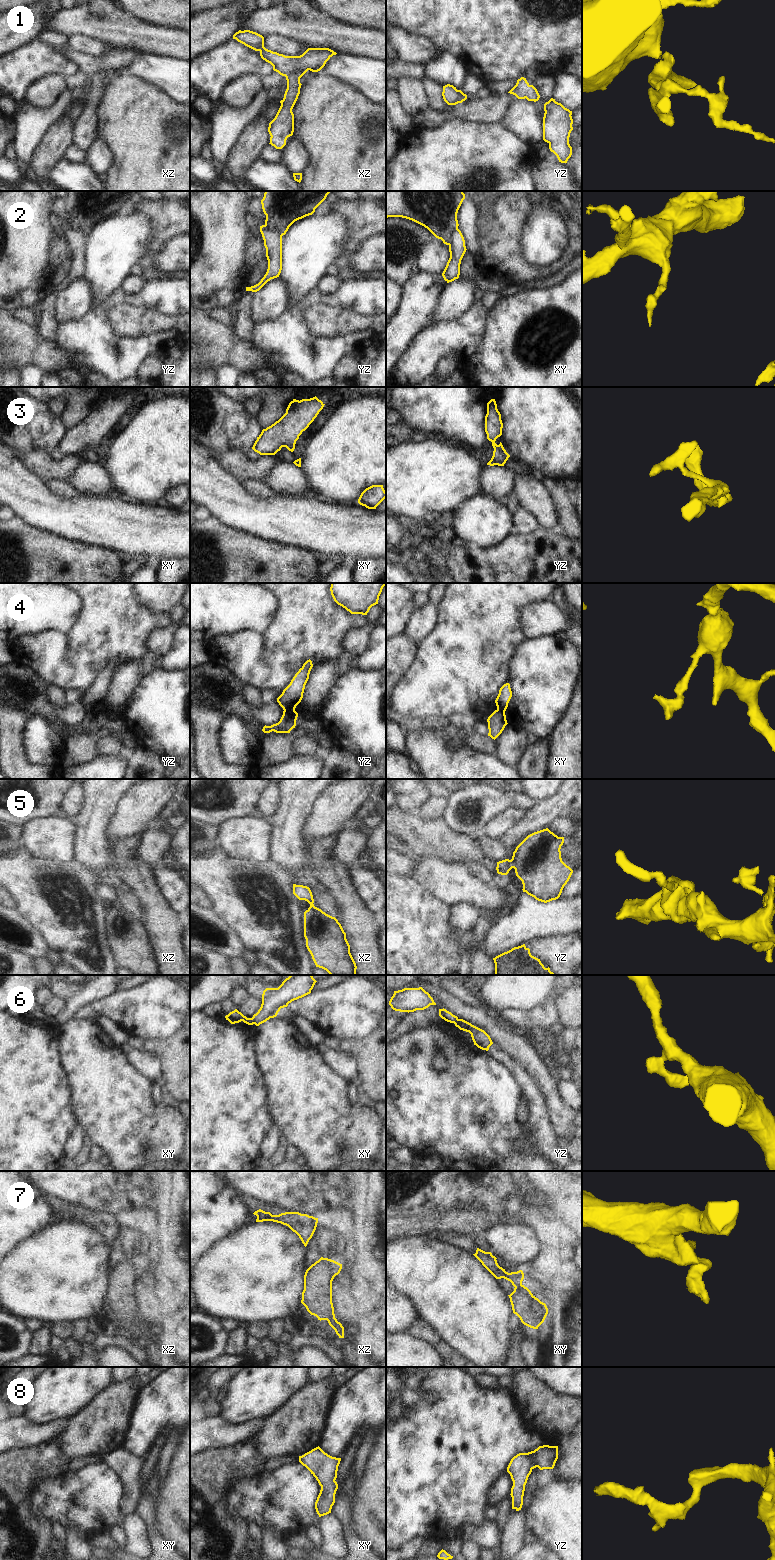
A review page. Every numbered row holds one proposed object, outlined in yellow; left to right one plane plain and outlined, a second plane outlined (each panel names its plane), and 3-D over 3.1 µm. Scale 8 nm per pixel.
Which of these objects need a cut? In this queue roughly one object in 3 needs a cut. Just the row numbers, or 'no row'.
2, 4, 5, 6, 7

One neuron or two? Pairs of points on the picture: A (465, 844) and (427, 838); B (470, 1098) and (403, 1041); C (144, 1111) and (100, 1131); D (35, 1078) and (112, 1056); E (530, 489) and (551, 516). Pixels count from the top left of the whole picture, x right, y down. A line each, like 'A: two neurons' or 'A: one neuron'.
A: one neuron
B: one neuron
C: one neuron
D: two neurons
E: one neuron

